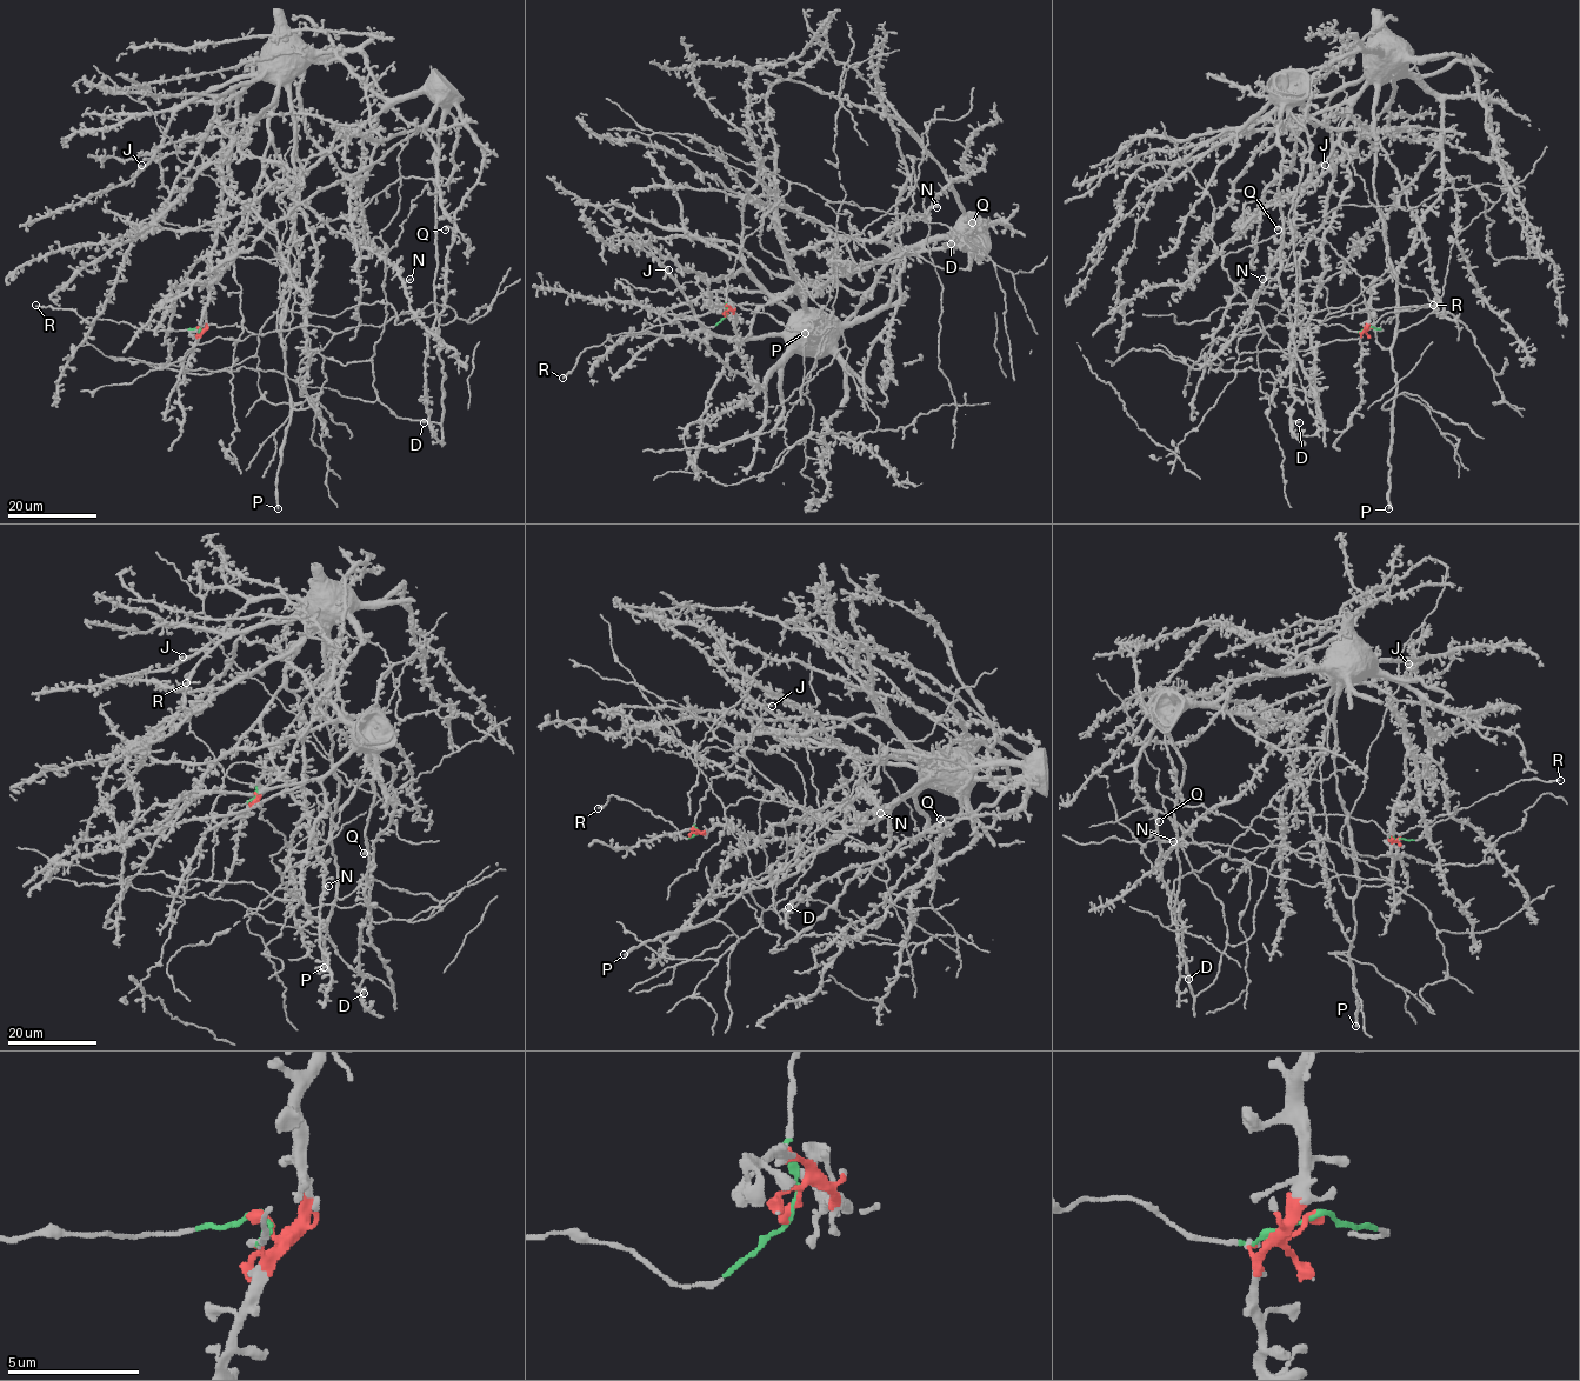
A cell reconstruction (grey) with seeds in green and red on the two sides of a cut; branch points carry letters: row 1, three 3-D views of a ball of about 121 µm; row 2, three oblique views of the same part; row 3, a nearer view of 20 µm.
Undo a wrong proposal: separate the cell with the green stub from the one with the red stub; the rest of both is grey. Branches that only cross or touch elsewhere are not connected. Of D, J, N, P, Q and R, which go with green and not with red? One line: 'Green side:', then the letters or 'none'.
Green side: D, Q, R

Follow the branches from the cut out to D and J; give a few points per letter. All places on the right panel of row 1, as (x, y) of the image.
D: (1371, 327), (1238, 333), (1264, 332), (1288, 302), (1304, 311), (1290, 354), (1290, 417), (1299, 422)
J: (1371, 327), (1371, 292), (1439, 194), (1440, 102), (1392, 74), (1392, 102), (1325, 165)

